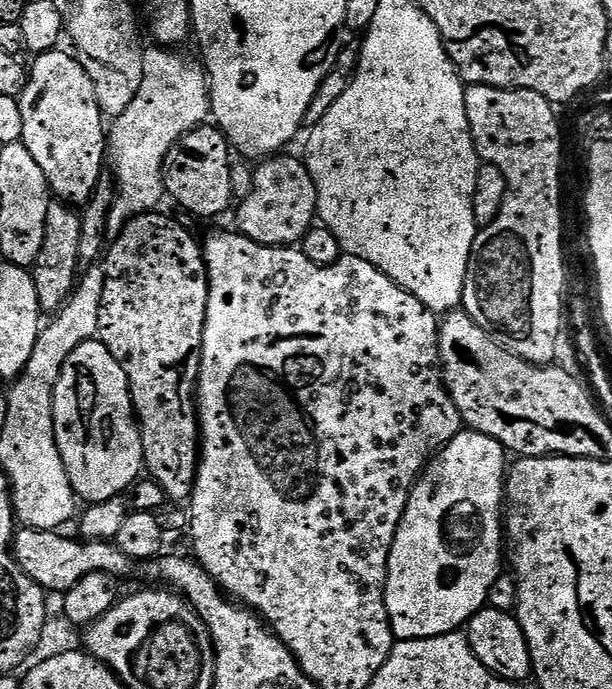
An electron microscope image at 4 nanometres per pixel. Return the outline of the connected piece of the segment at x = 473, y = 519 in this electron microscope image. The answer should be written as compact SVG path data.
M462 430L450 443L444 445L436 453L431 463L424 469L420 479L416 481L404 511L404 517L401 518L396 531L388 559L388 581L384 591L384 601L390 618L392 635L396 640L433 640L435 636L445 636L447 632L463 629L475 612L480 611L488 604L488 595L496 580L502 575L500 540L502 544L502 509L506 504L506 463L504 464L504 456L506 457L506 449L494 438L481 432Z

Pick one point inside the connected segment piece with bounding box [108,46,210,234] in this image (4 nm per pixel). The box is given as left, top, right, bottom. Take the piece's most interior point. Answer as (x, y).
(174, 99)

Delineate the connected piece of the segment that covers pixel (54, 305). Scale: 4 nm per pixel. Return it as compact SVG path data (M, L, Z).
M63 202L49 203L42 250L30 269L34 286L38 290L38 302L45 313L59 312L76 291L80 272L78 248L81 245L82 230L81 213L73 205Z

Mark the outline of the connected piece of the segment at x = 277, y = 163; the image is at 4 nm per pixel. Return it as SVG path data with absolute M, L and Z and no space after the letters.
M273 154L261 159L256 168L256 173L252 176L252 189L244 196L244 201L240 204L240 213L236 220L239 231L245 236L249 236L254 242L259 244L271 244L273 246L296 246L303 240L305 234L317 223L318 213L316 211L316 187L314 178L310 178L308 165L304 163L299 155L284 156L288 154Z

